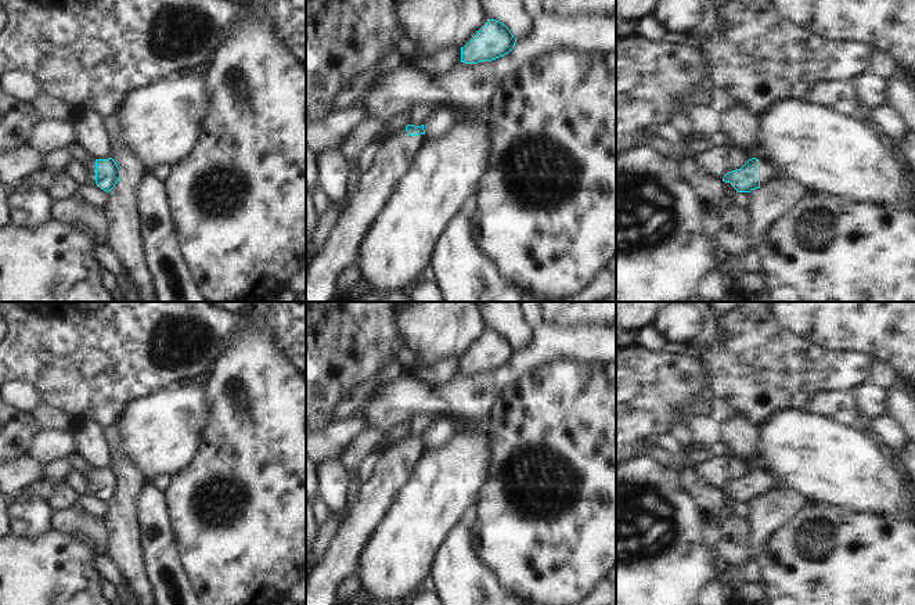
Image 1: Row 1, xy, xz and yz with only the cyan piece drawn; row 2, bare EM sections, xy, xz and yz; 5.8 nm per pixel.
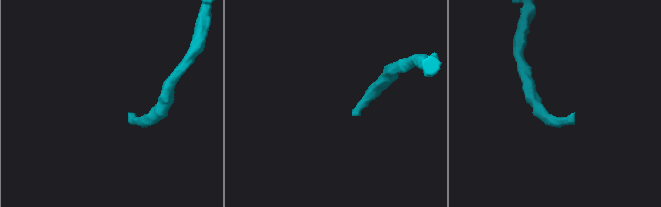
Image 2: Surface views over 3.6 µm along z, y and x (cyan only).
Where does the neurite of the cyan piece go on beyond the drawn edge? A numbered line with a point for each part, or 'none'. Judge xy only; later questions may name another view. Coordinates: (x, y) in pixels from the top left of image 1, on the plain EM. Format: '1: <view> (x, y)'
1: xy (92, 476)

